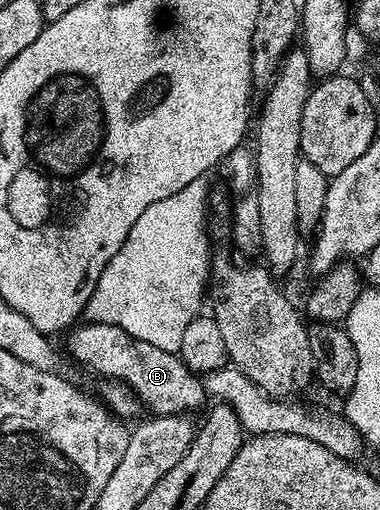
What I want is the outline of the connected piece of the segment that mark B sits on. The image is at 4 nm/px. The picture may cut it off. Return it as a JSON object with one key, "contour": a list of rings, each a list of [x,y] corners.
{"contour":[[[84,322],[73,327],[67,336],[68,348],[74,359],[85,364],[90,371],[97,372],[101,378],[125,384],[140,404],[145,409],[149,408],[152,416],[192,414],[195,408],[205,407],[203,381],[182,363],[175,351],[150,346],[150,342],[142,342],[139,336],[128,336],[126,330],[109,324]]]}

